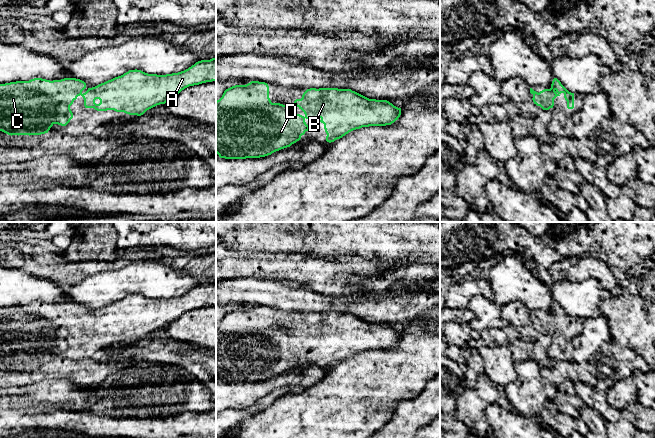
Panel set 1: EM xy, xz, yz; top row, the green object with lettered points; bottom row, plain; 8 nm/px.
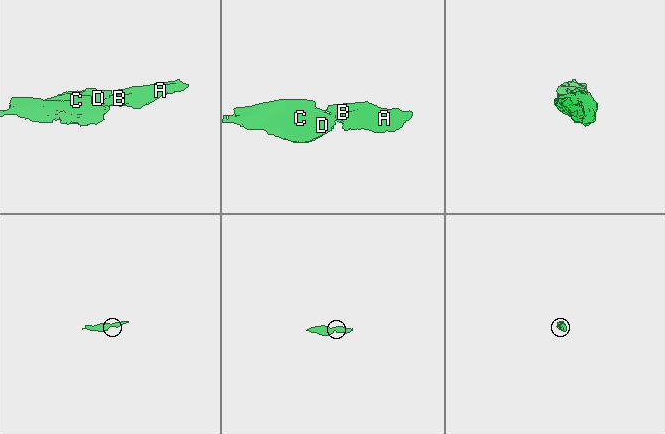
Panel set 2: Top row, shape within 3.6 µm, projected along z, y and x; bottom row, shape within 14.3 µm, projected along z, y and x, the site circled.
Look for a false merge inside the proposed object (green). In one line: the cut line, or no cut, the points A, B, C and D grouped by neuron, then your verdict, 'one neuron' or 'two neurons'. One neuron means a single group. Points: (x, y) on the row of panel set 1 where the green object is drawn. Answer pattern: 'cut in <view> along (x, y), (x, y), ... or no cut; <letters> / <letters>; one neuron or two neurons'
no cut; A B C D; one neuron

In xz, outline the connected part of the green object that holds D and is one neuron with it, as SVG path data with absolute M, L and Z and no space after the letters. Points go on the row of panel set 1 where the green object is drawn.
M251 81L246 85L235 85L226 89L222 97L216 101L216 153L225 159L260 158L271 155L301 139L301 136L309 130L306 119L315 124L323 123L327 134L326 141L331 143L362 127L391 125L401 115L401 108L389 101L369 99L351 89L310 88L303 93L301 99L296 99L293 105L301 109L305 115L289 111L286 105L272 103L269 98L269 86L265 82Z

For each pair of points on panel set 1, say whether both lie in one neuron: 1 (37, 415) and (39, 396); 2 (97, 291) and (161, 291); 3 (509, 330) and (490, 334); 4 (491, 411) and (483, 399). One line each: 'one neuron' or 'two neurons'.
1: two neurons
2: one neuron
3: one neuron
4: two neurons

